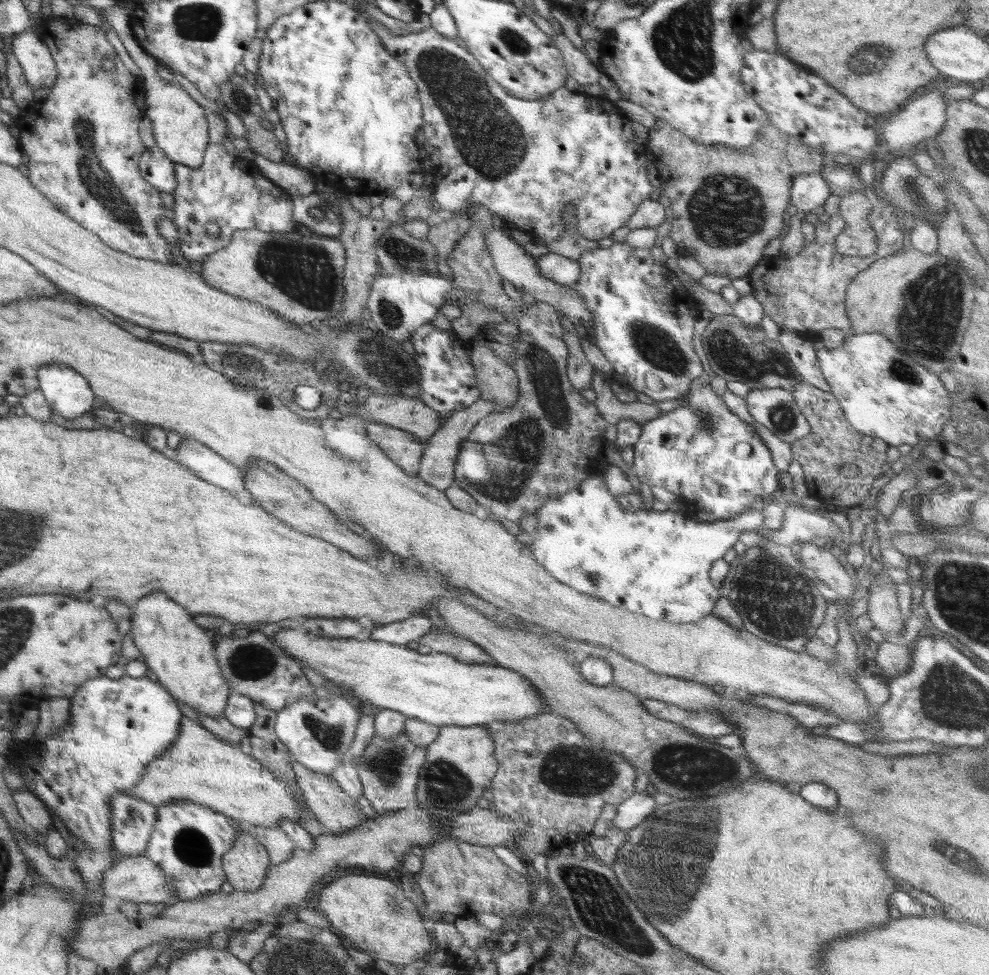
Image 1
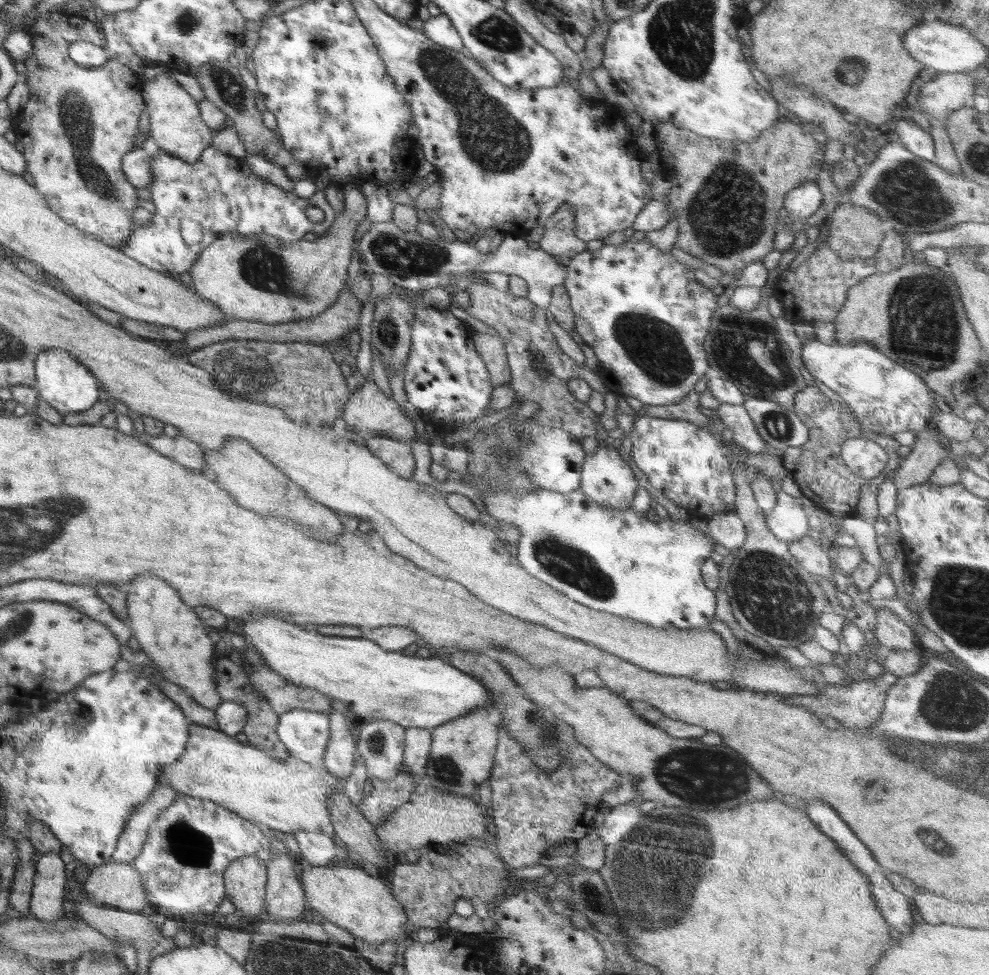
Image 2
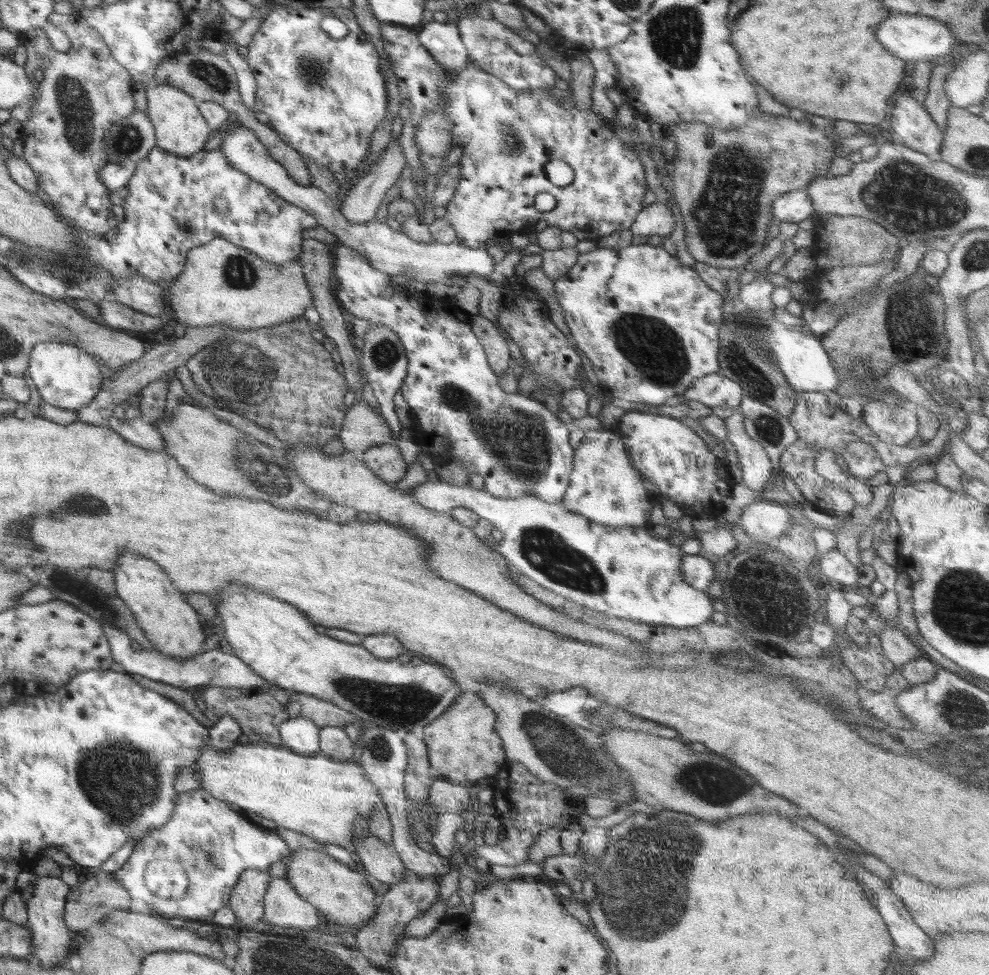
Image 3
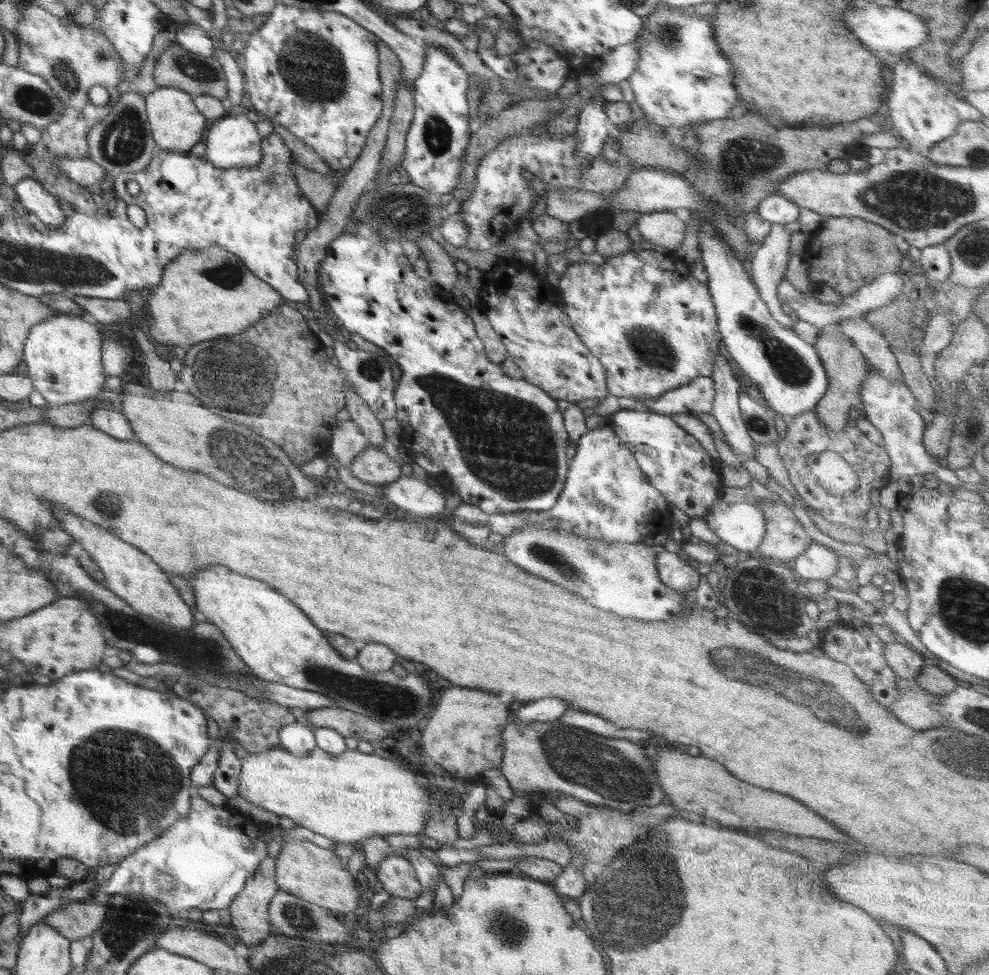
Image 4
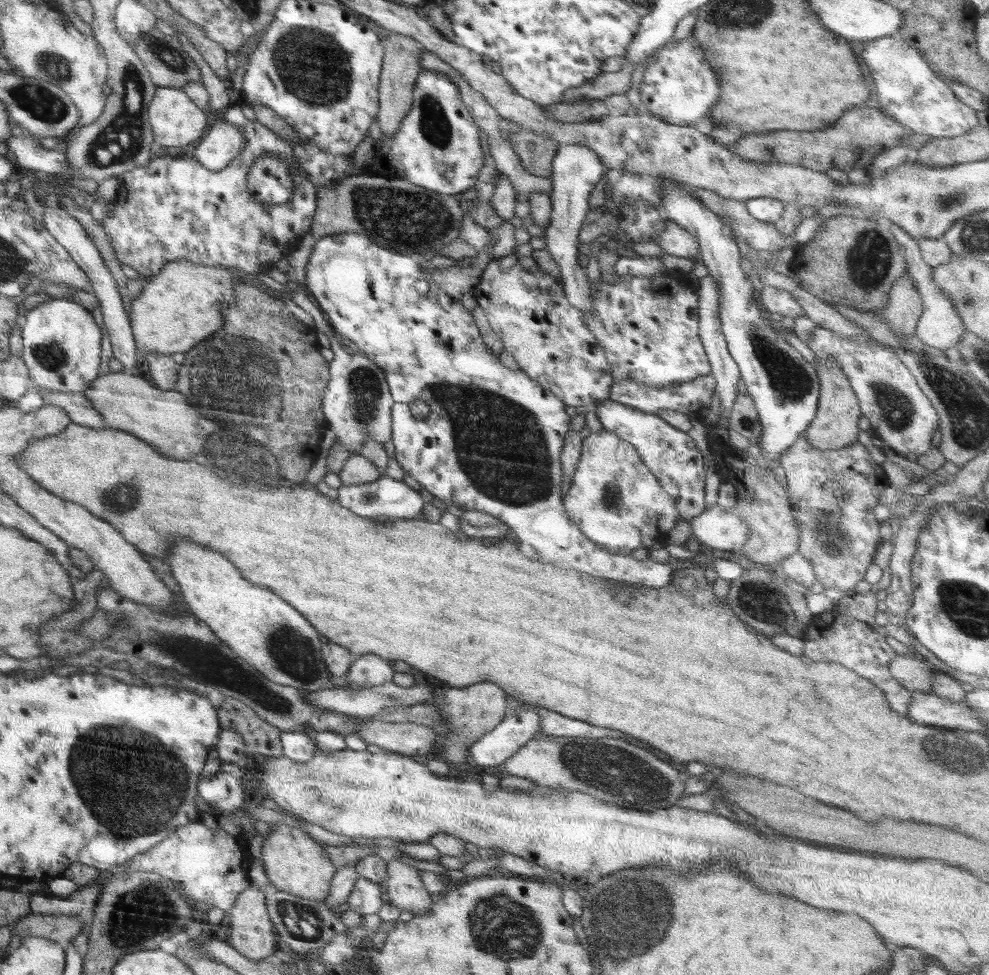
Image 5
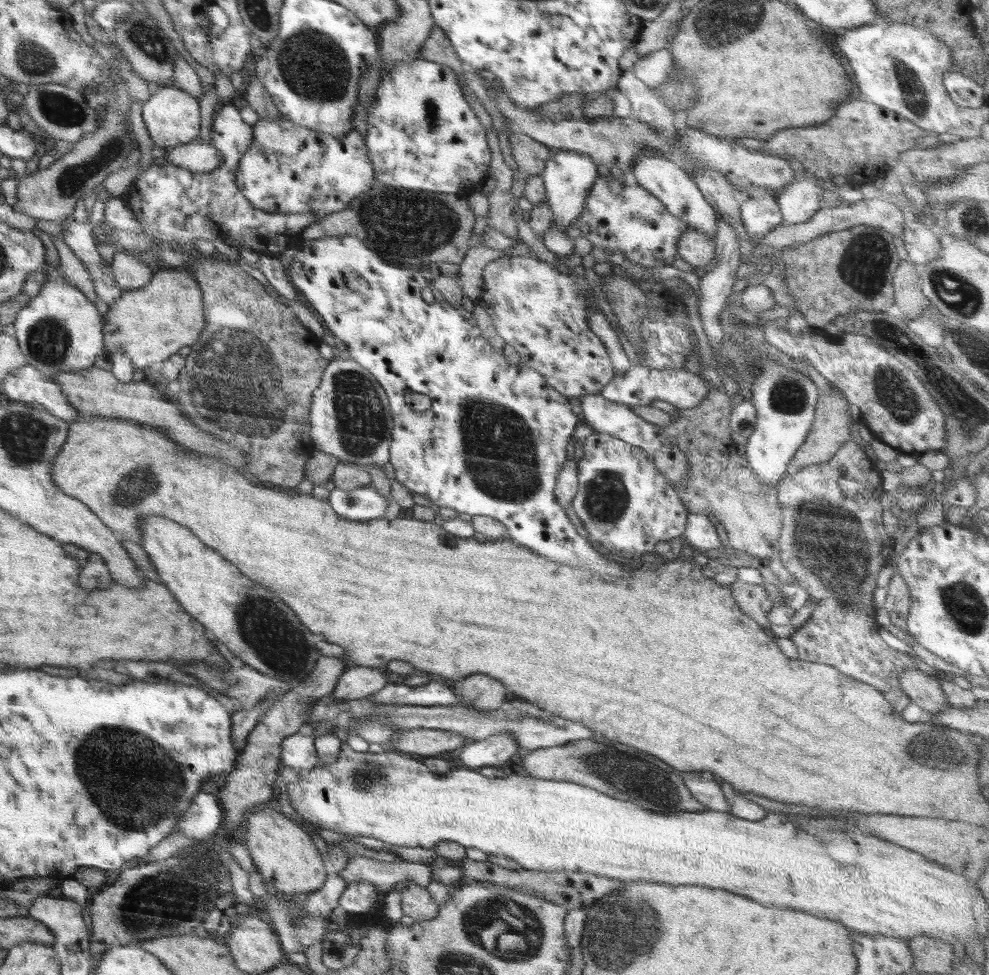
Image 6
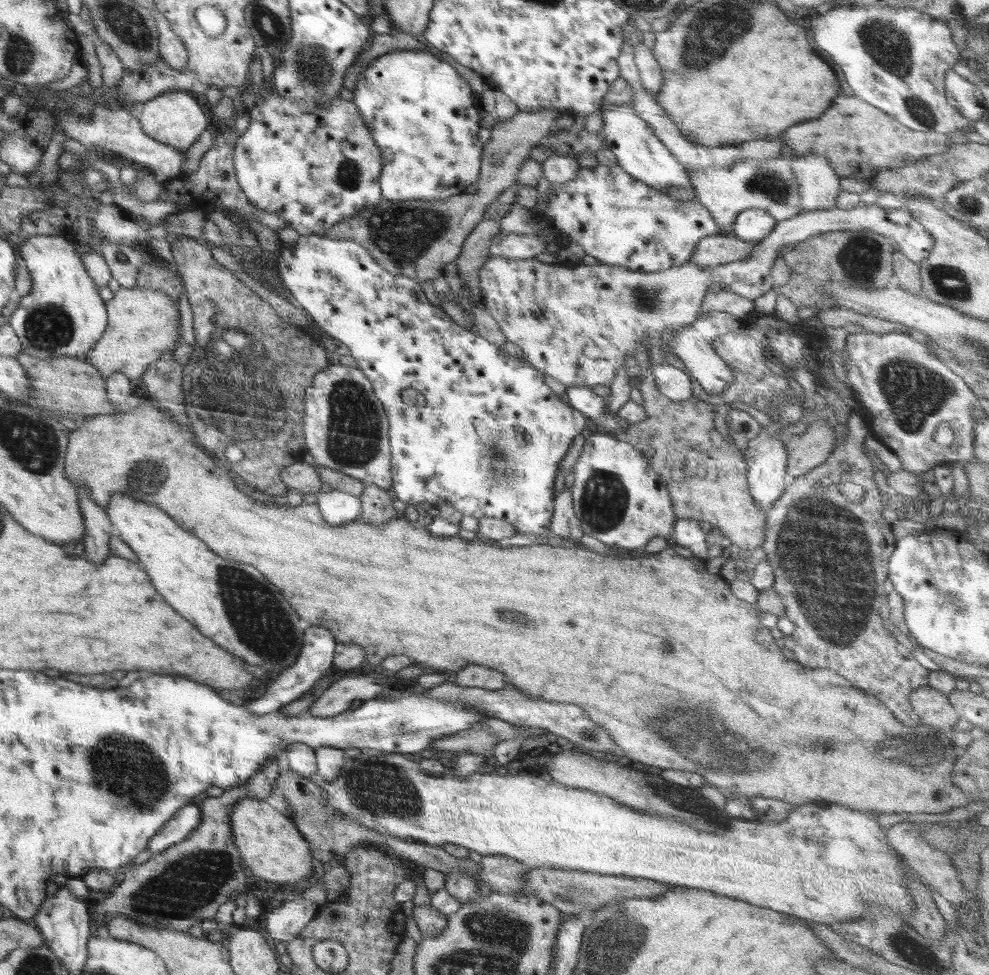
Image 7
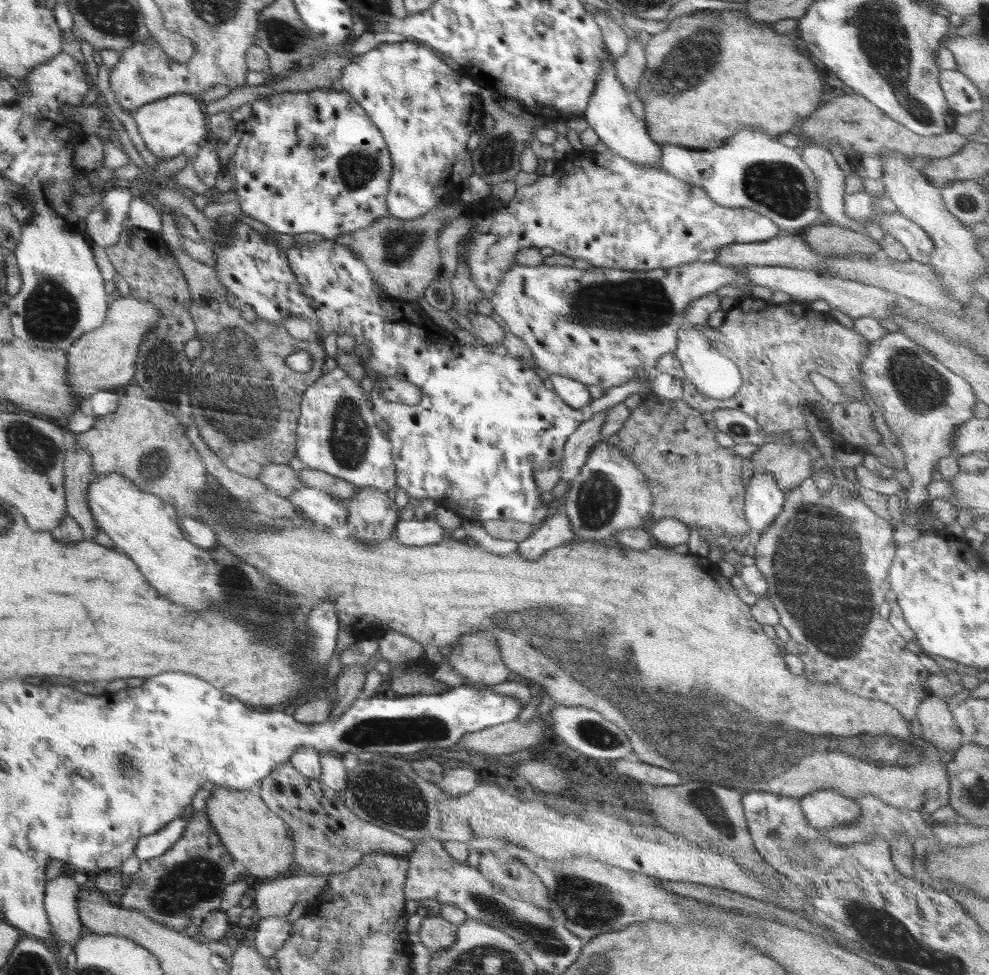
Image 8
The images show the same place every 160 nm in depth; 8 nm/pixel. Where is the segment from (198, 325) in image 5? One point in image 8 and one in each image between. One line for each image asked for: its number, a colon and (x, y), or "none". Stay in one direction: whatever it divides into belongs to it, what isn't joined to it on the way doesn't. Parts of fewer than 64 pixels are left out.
6: (150, 324)
7: (144, 322)
8: (105, 358)

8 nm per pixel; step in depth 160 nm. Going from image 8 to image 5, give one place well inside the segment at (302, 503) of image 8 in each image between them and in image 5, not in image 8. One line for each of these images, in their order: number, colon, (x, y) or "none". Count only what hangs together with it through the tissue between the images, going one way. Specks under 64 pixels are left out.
5: (386, 498)
6: (365, 503)
7: (337, 507)

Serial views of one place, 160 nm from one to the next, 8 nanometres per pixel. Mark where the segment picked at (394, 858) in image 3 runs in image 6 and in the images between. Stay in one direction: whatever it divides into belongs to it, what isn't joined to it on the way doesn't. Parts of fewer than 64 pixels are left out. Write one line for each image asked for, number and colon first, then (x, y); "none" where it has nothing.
4: (398, 878)
5: (405, 890)
6: (416, 902)

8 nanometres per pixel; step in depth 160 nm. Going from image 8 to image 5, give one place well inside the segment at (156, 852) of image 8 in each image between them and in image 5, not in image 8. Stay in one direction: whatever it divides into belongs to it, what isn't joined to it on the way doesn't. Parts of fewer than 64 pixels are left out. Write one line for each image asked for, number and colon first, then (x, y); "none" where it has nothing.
5: (222, 791)
6: (202, 819)
7: (179, 827)

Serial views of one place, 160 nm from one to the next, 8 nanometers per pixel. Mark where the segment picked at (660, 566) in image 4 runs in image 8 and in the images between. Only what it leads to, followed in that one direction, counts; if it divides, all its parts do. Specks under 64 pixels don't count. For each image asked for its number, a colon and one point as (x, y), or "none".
5: (431, 346)
6: (493, 443)
7: (488, 442)
8: (487, 424)

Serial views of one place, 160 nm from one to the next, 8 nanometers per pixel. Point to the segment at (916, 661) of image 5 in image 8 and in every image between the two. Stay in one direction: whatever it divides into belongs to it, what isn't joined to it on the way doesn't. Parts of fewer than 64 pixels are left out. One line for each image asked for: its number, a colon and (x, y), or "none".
6: (923, 689)
7: (933, 707)
8: (938, 726)

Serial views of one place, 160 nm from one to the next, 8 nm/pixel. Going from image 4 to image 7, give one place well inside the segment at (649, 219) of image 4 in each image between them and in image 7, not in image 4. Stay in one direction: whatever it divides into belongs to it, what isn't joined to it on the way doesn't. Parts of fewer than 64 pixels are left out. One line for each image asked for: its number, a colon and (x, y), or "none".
5: (675, 240)
6: (696, 248)
7: (717, 249)

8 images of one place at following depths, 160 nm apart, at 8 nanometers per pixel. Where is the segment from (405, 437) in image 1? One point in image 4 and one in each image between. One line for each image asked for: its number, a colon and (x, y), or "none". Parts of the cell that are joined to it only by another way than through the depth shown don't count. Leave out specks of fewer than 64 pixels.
2: (398, 456)
3: (385, 460)
4: (372, 466)

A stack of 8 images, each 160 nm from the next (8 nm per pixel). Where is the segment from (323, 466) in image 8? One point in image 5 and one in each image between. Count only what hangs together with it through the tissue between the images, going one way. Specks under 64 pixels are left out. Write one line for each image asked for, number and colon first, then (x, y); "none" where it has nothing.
5: (357, 403)
6: (350, 418)
7: (345, 428)

